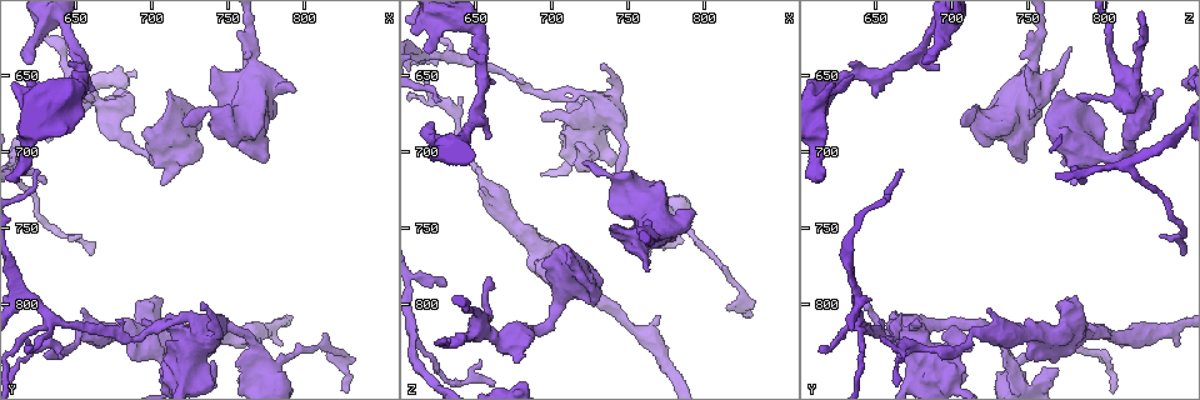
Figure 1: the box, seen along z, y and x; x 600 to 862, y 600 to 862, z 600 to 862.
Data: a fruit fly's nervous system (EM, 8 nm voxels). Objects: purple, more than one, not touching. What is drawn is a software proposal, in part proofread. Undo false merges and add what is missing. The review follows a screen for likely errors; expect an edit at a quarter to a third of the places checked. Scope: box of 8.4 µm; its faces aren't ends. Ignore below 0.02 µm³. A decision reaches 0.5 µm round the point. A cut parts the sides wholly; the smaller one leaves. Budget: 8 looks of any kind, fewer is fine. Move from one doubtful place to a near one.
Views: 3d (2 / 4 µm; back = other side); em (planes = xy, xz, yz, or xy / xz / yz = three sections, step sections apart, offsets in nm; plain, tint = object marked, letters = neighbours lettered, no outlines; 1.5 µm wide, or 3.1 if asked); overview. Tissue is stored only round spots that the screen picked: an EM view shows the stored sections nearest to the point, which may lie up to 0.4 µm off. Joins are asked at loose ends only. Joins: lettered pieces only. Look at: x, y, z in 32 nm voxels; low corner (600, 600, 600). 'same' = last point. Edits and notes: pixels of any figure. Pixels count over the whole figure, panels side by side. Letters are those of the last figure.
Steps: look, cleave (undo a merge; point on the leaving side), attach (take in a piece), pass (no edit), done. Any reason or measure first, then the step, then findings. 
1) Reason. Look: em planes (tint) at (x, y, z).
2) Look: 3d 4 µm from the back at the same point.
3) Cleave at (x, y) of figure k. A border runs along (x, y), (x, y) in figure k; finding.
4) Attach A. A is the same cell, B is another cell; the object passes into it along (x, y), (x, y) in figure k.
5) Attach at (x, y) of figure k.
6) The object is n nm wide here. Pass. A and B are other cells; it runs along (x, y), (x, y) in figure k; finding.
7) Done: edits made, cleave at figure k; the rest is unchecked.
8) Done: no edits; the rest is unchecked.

Look: 3d 4 µm at (660, 664, 782).

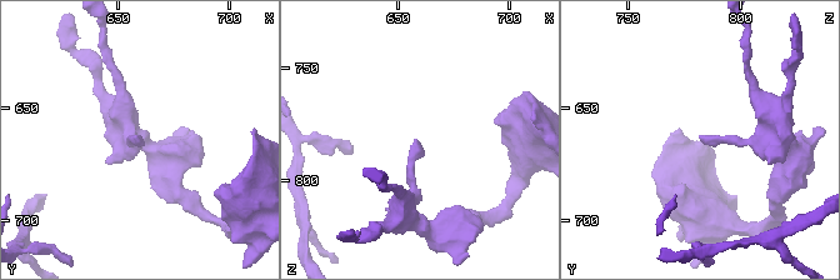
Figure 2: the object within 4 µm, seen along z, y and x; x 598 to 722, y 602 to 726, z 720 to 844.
Need the tissue. Look: em xz step 8 (letters) at (659, 665, 781).

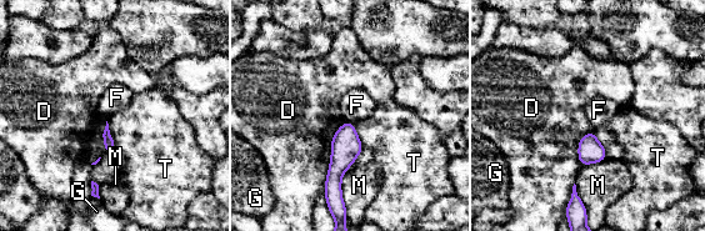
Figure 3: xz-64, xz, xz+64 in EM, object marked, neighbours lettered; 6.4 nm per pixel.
The longest contact is with D, 480 nm. Pass. D, F, G, M and T are other cells; no lettered piece goes on from it.

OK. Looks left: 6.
Thick end. Look: 3d 4 µm at (774, 704, 746).

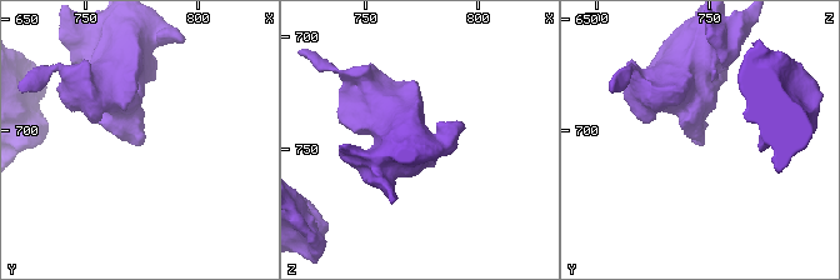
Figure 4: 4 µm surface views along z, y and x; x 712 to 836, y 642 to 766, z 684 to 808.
Shape alone is not enough. Look: em yz step 4 (letters) at (776, 705, 746).

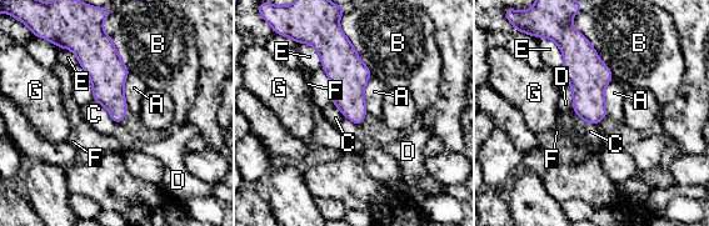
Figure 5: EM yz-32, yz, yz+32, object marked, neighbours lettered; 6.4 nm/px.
Look: em planes (letters) at the same point.

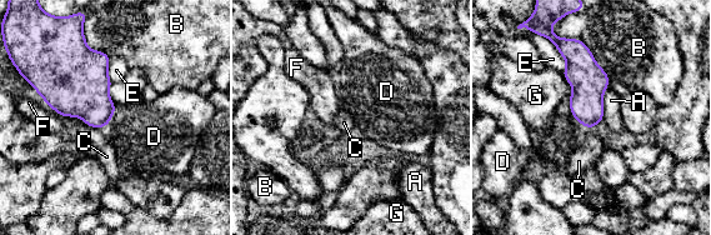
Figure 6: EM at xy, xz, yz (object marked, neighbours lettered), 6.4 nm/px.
The longest contact is with B, 400 nm. Pass. A, B, C, D, E, F and G are other cells; none of them fits.

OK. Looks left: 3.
Tapers out. Look: 3d 4 µm from the back at (732, 798, 644).

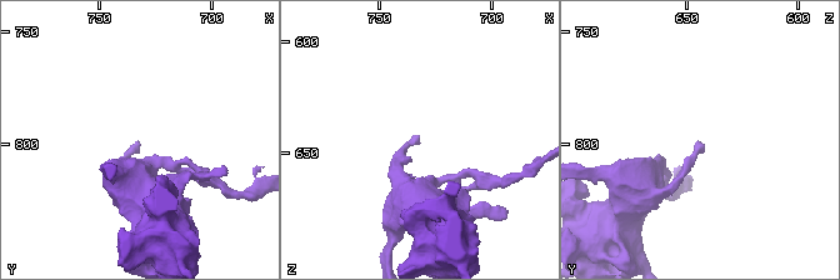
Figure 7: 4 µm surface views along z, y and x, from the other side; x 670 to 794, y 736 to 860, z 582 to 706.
Look: em yz step 4 (letters) at (734, 798, 645).

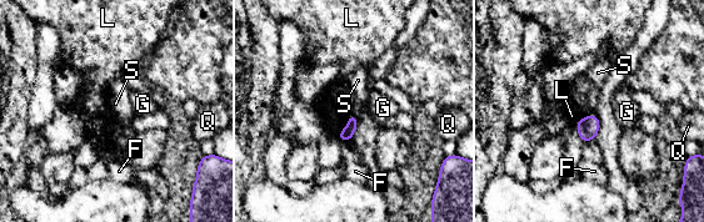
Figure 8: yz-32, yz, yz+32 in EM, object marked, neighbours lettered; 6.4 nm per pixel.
Look: em planes (letters) at the same point.

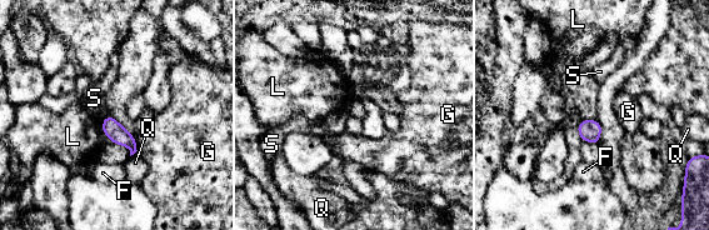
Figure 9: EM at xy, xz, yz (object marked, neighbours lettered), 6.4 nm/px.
Pass. F, G, L, Q and S are other cells; a border runs along (109, 114), (101, 120) in figure 9; no lettered piece goes on from it.

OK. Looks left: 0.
Done: no edits; the rest is unchecked.

